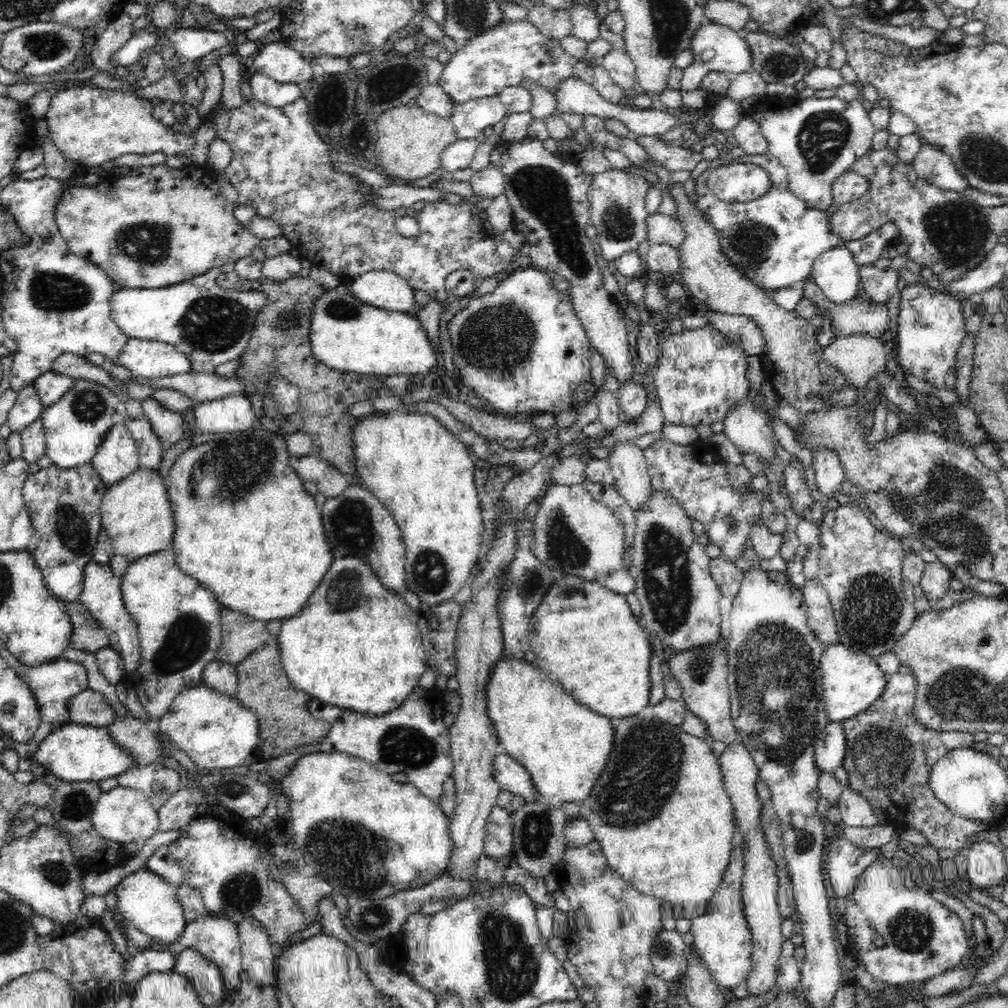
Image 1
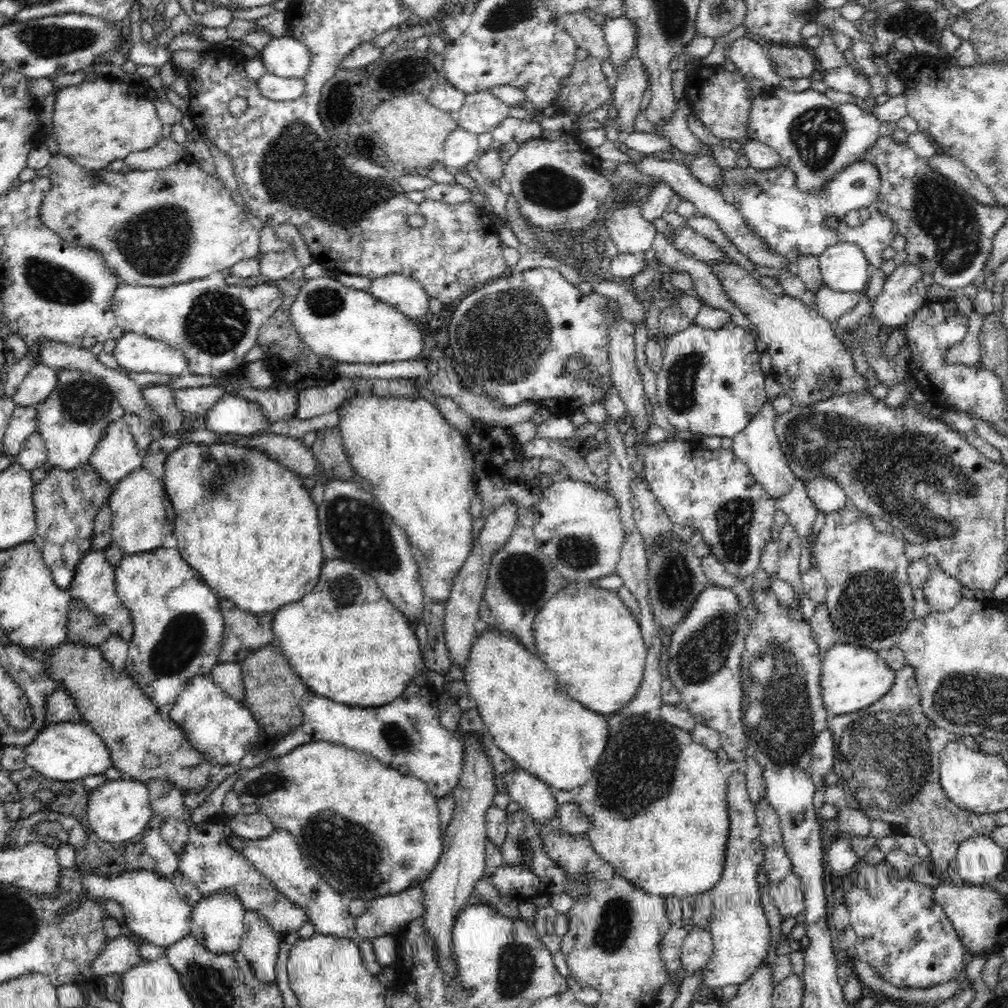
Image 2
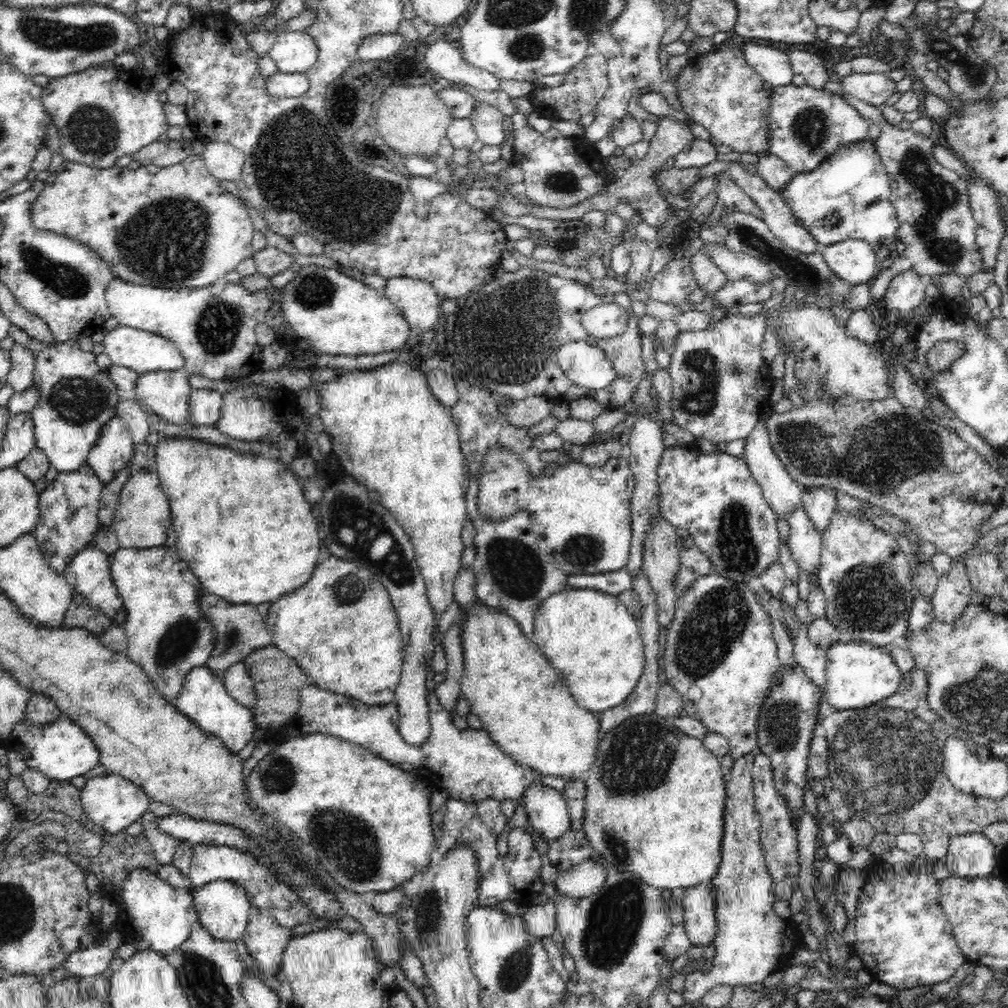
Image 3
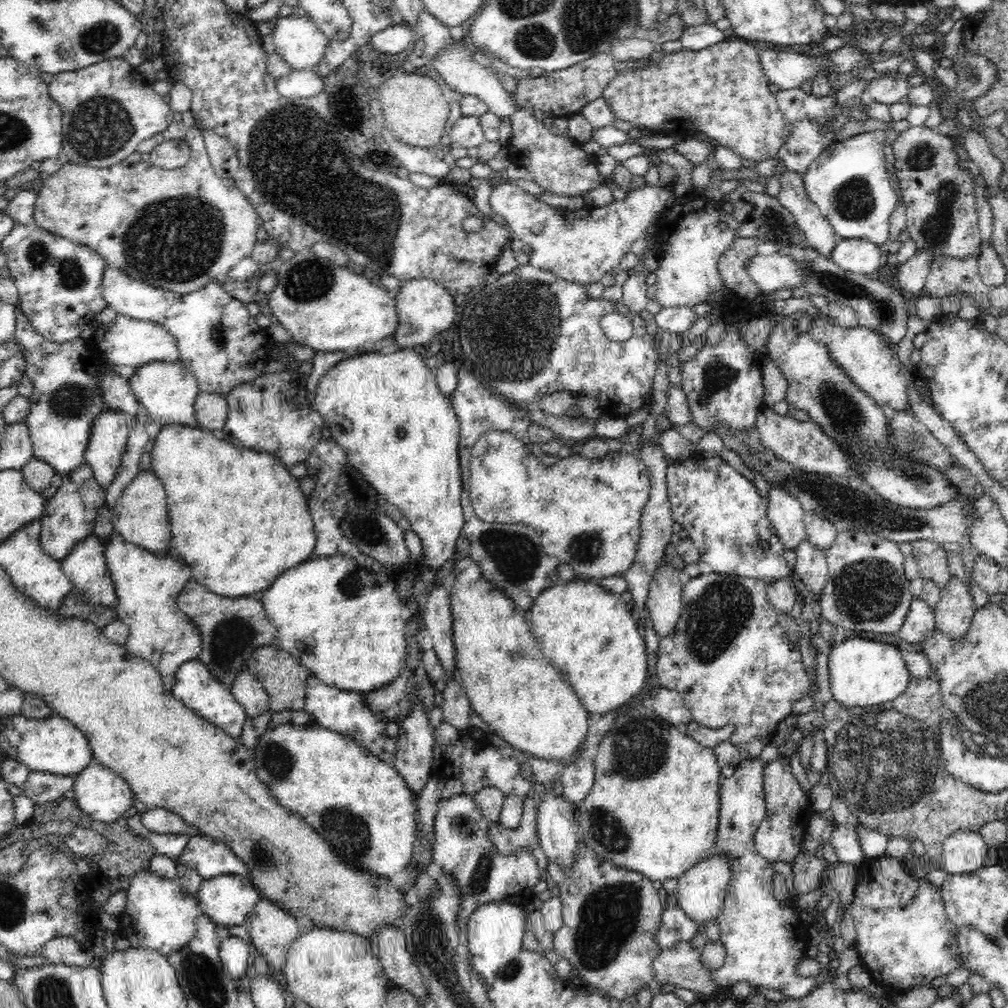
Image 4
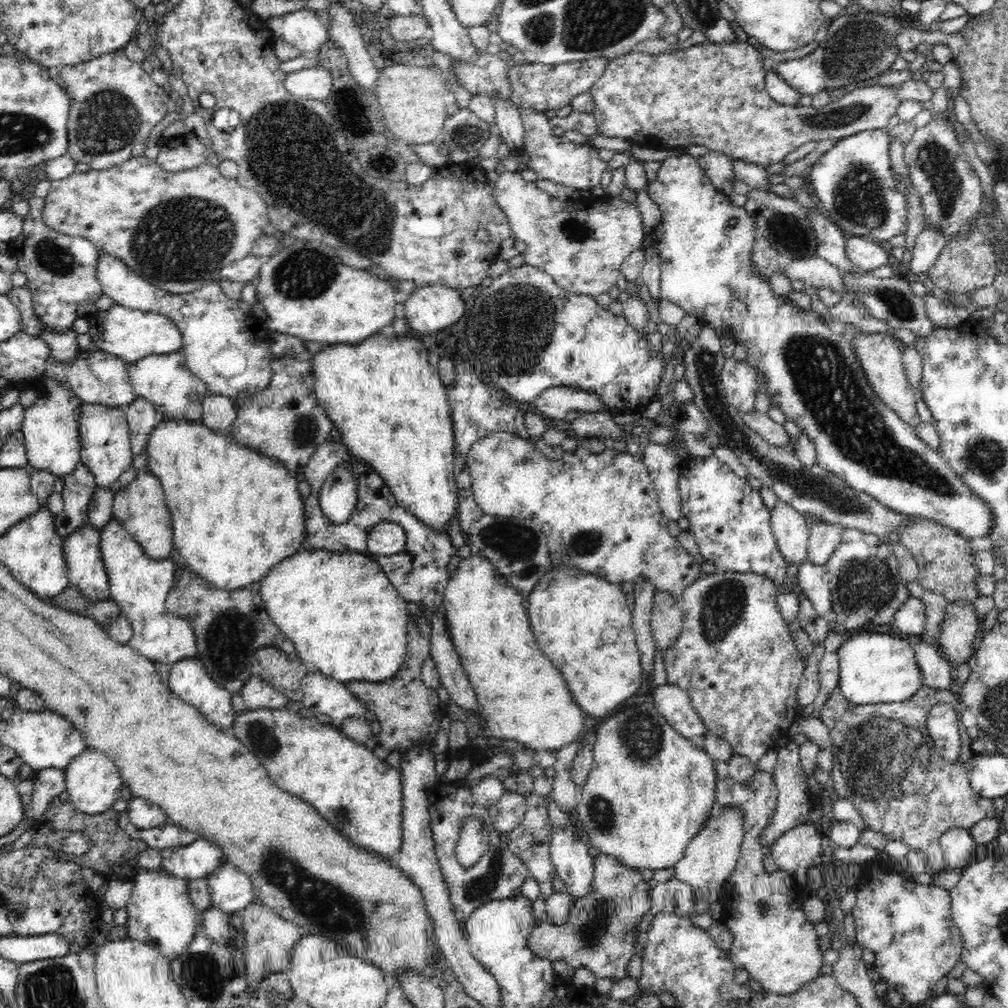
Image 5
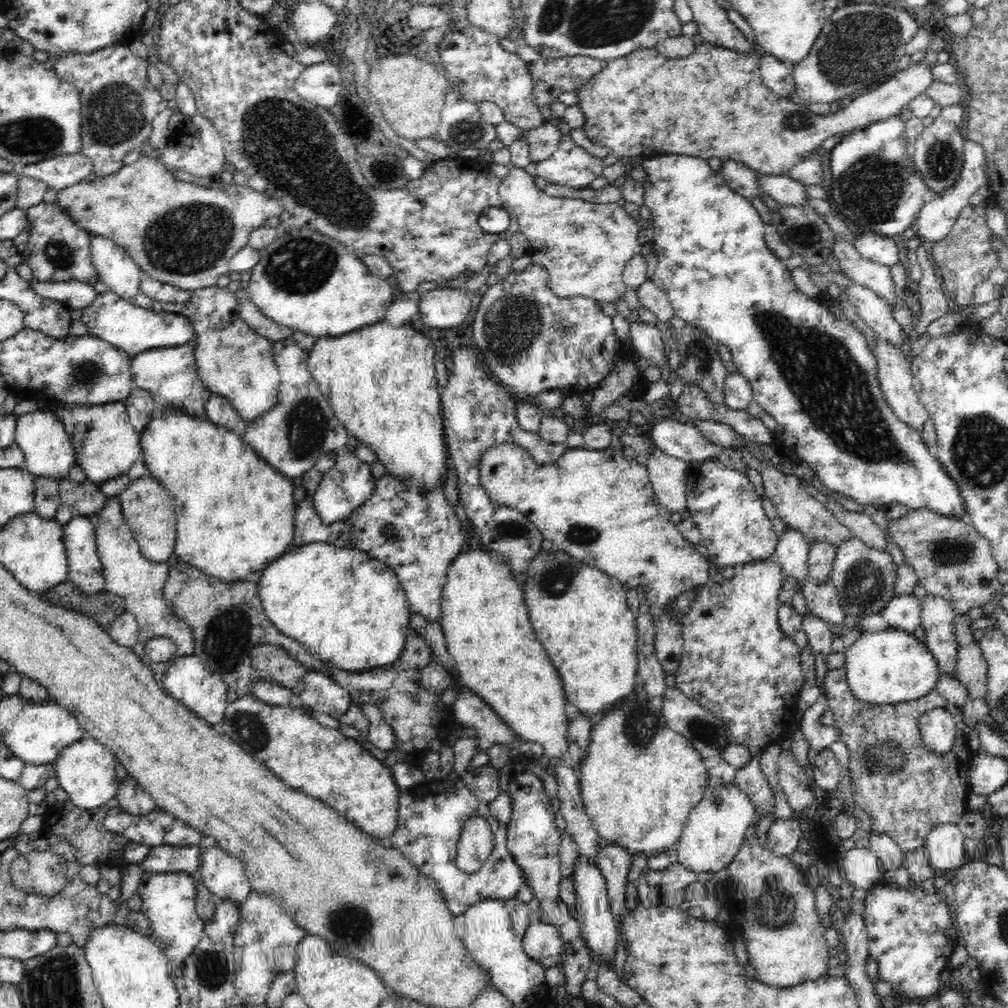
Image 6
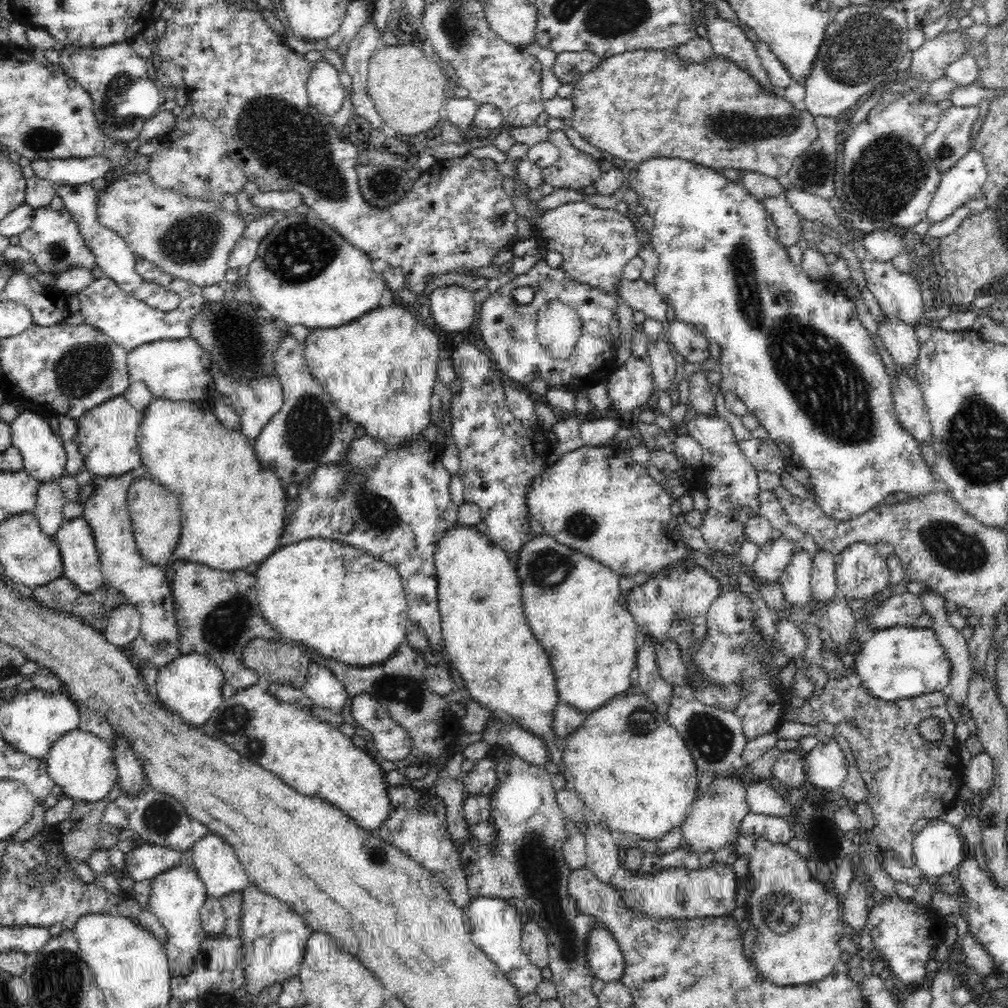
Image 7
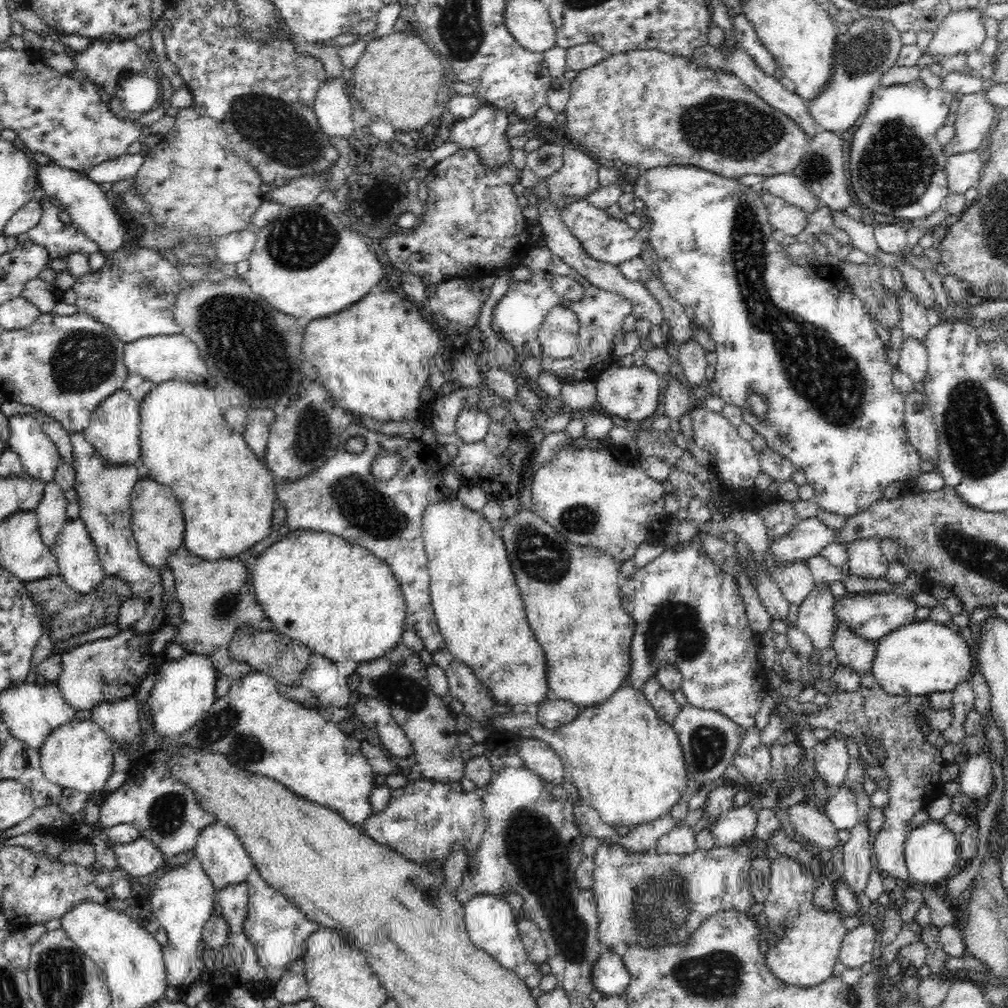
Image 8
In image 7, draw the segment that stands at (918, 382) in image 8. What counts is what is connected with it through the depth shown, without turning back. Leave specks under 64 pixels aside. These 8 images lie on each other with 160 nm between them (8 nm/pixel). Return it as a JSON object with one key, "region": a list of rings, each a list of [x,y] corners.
{"region":[[[888,318],[884,323],[879,323],[879,326],[878,335],[897,367],[912,373],[921,348],[920,338],[917,338],[918,328]]]}

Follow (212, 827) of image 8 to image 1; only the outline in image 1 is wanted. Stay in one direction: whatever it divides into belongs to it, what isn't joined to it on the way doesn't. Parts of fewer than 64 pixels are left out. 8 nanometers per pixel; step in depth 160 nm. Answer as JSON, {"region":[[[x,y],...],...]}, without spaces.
{"region":[[[206,912],[200,919],[190,922],[180,938],[175,943],[168,945],[168,952],[173,956],[178,955],[184,949],[194,949],[214,962],[222,973],[222,981],[226,985],[226,990],[235,991],[239,987],[239,980],[243,972],[241,942],[237,924],[230,918],[227,918],[227,916],[213,916]]]}

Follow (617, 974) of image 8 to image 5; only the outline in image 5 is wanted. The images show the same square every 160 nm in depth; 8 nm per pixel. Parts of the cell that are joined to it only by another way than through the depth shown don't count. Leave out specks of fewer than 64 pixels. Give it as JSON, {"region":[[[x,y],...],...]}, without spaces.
{"region":[[[569,825],[566,829],[554,829],[550,855],[557,875],[564,881],[564,890],[572,899],[592,894],[594,860],[588,854],[588,844],[583,844]]]}

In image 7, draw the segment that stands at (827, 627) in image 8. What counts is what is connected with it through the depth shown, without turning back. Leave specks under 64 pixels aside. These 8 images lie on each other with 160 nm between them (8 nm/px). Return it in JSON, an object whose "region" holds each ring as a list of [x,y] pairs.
{"region":[[[820,550],[814,554],[811,570],[811,600],[815,600],[817,604],[826,604],[838,595],[836,569],[835,554],[827,550]]]}

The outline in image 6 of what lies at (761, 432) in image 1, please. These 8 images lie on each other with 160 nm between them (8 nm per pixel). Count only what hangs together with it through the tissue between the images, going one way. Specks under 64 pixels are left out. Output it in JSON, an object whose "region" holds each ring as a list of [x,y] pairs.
{"region":[[[787,528],[783,535],[778,537],[777,545],[773,554],[774,559],[780,568],[783,575],[790,576],[801,590],[804,585],[808,572],[808,557],[810,543],[805,540],[801,532],[793,528]]]}

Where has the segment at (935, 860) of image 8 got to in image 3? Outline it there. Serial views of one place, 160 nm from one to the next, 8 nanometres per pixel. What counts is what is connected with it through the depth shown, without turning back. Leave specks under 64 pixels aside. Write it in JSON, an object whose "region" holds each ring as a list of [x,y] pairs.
{"region":[[[983,833],[960,834],[950,839],[944,862],[952,876],[985,877],[990,876],[995,867],[1002,863],[1000,853]]]}

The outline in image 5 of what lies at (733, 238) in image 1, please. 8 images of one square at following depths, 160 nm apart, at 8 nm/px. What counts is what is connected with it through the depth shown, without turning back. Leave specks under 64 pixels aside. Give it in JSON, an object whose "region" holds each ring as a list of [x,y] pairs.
{"region":[[[889,129],[865,130],[838,139],[810,168],[809,186],[814,188],[820,207],[848,237],[860,235],[879,243],[904,231],[906,197],[892,175],[890,143],[893,139]]]}

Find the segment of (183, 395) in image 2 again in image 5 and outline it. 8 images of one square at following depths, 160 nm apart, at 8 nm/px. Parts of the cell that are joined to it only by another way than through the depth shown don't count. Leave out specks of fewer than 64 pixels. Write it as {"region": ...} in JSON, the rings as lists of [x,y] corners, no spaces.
{"region":[[[207,393],[202,398],[201,422],[215,431],[230,430],[236,420],[236,403],[228,397]]]}

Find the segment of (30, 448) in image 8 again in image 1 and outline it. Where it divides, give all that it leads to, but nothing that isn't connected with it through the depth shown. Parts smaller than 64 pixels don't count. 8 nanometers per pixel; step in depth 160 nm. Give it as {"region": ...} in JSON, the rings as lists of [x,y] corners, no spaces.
{"region":[[[76,379],[62,398],[43,409],[41,419],[45,432],[45,456],[52,460],[52,465],[69,469],[90,463],[110,427],[124,423],[127,415],[124,403],[114,391],[93,381]]]}

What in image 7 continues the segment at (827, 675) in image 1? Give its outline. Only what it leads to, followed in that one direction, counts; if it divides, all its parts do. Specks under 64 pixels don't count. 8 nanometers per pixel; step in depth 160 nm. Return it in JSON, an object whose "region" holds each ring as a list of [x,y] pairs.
{"region":[[[898,625],[891,629],[874,630],[872,637],[860,644],[853,661],[862,686],[870,695],[883,701],[940,692],[950,682],[950,661],[932,627]]]}

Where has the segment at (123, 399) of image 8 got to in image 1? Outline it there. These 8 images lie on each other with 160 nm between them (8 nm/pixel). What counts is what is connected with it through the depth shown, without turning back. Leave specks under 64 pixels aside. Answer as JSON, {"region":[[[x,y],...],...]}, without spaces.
{"region":[[[125,423],[110,427],[90,463],[106,486],[121,481],[140,467],[138,446]]]}

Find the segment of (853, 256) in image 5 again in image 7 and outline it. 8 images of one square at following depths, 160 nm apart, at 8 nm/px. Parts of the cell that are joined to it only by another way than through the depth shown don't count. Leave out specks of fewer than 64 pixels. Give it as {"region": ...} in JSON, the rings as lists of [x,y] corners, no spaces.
{"region":[[[878,228],[866,234],[862,244],[866,249],[866,258],[872,261],[888,262],[903,251],[902,237],[894,232],[882,231]]]}

